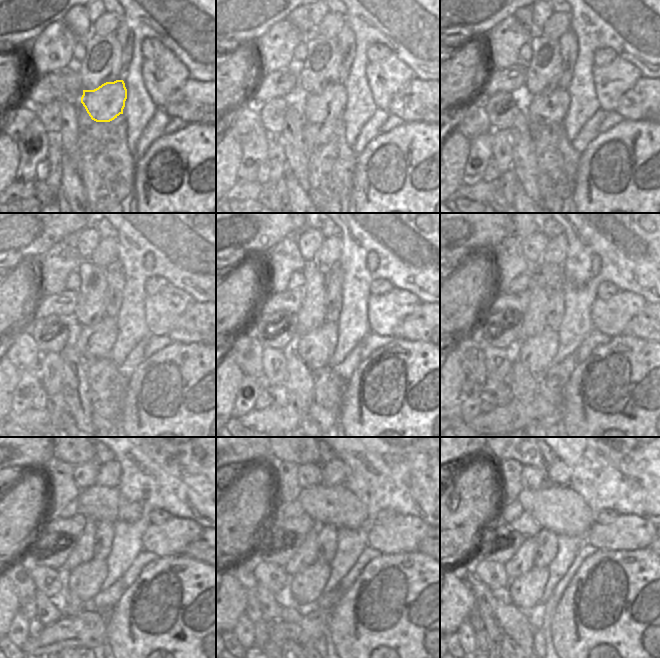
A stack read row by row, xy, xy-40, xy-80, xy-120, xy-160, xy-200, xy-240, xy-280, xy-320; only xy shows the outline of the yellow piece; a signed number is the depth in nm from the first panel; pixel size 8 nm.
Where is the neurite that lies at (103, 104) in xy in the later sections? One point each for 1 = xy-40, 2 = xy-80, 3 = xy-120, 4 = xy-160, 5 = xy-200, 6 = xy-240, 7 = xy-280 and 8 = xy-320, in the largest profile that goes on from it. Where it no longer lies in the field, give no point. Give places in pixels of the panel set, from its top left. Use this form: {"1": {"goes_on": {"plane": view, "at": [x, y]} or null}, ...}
{"1": {"goes_on": {"plane": "xy-40", "at": [319, 108]}}, "2": {"goes_on": {"plane": "xy-80", "at": [551, 109]}}, "3": {"goes_on": {"plane": "xy-120", "at": [96, 341]}}, "4": {"goes_on": {"plane": "xy-160", "at": [315, 349]}}, "5": {"goes_on": {"plane": "xy-200", "at": [536, 353]}}, "6": {"goes_on": {"plane": "xy-240", "at": [84, 581]}}, "7": {"goes_on": {"plane": "xy-280", "at": [306, 586]}}, "8": {"goes_on": {"plane": "xy-320", "at": [525, 592]}}}

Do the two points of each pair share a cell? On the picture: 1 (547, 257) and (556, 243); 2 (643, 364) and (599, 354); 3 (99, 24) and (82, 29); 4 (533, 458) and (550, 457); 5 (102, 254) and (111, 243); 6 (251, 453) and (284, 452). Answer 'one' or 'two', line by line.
1: one
2: one
3: two
4: two
5: one
6: two

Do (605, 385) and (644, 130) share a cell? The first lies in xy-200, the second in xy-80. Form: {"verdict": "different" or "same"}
{"verdict": "same"}

